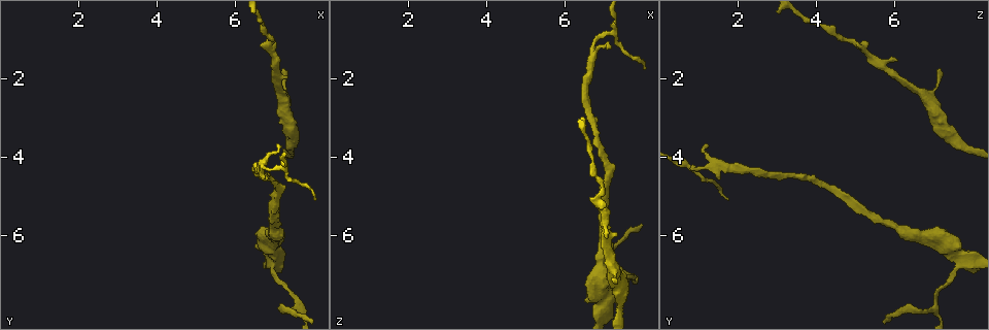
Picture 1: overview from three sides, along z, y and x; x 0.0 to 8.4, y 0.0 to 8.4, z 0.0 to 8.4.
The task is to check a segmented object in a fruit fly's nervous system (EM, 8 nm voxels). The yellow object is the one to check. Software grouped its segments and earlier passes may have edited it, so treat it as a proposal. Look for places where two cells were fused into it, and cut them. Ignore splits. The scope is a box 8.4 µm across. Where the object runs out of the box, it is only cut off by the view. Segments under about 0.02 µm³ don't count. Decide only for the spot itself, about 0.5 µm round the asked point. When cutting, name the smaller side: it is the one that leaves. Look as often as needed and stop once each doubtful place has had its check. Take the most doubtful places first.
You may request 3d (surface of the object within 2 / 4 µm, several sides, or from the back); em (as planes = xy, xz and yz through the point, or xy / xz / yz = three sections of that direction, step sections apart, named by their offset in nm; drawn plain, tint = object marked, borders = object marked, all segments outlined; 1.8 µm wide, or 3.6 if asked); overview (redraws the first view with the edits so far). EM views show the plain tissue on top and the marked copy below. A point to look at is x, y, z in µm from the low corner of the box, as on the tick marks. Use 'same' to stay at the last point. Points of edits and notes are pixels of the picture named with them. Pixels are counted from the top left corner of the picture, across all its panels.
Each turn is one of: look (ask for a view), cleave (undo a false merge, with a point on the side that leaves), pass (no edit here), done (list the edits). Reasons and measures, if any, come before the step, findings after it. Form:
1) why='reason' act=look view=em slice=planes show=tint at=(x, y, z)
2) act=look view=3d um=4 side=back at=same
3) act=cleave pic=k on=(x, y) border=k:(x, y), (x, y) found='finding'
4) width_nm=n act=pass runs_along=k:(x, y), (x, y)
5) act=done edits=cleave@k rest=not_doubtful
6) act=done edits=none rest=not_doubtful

why='three arms meet' act=look view=3d um=2 at=(7.00, 6.55, 7.60)

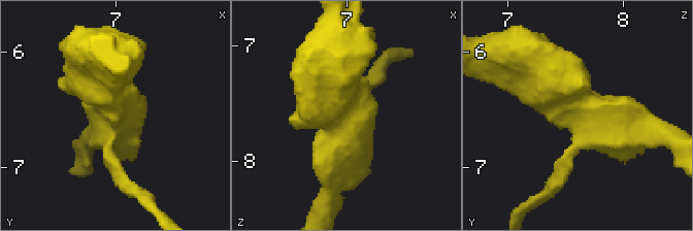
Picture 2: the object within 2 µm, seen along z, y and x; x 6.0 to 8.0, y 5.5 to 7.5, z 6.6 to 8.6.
arms=3 act=look view=em um=3.6 slice=planes show=tint at=(7.04, 6.56, 7.66)

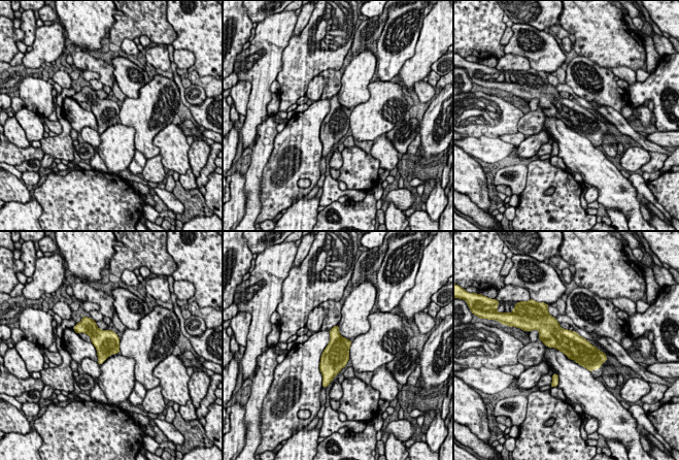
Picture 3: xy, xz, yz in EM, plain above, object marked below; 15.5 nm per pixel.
act=pass found='all the same cell'

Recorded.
why='sharp bend' act=look view=em um=3.6 slice=yz step=8 show=tint at=(7.50, 7.80, 7.00)

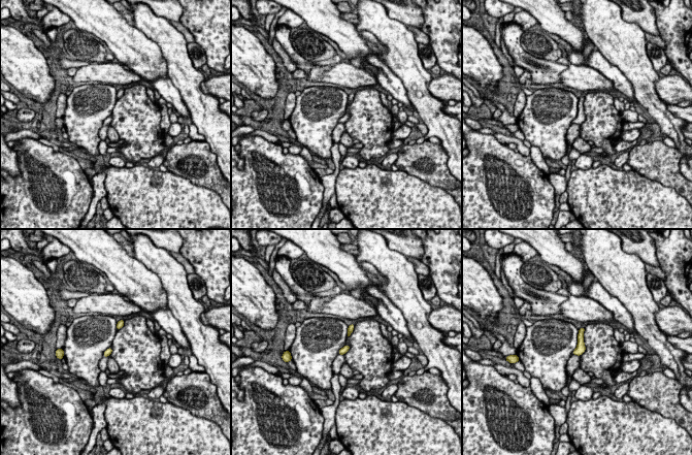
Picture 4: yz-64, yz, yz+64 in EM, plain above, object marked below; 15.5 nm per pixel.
act=pass runs_along=4:(582, 329), (579, 353) found='continuous, no second cell'

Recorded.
why='thin neck' act=look view=em slice=planes show=borders at=(6.95, 1.00, 4.70)

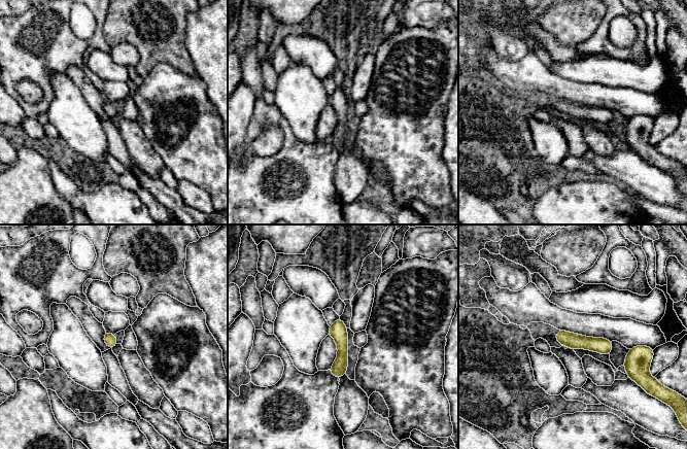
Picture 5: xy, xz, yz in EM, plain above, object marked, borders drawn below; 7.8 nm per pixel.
act=pass found='all the same cell'

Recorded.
act=look view=em slice=xz step=4 show=tint at=(7.15, 2.35, 6.65)

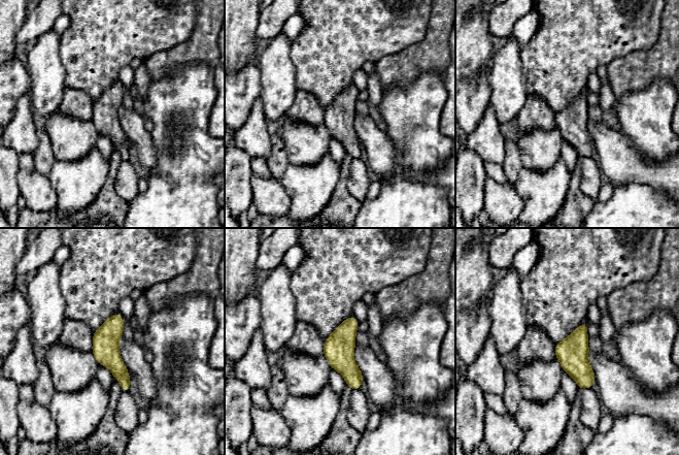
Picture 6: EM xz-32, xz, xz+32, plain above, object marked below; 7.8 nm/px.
why='cut it another way' act=look view=em slice=planes show=borders at=same

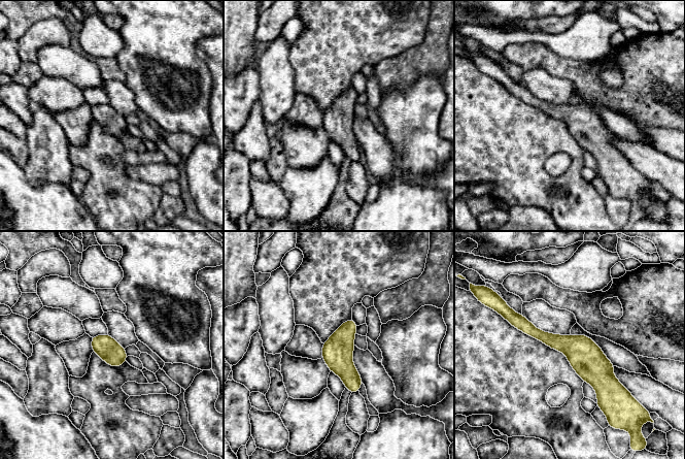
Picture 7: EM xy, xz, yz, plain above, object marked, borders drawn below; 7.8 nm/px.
act=pass runs_along=7:(516, 317), (566, 343), (602, 399) found='continuous, no second cell'

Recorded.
why='calibre changes' act=look view=3d um=2 at=(6.70, 4.20, 1.25)

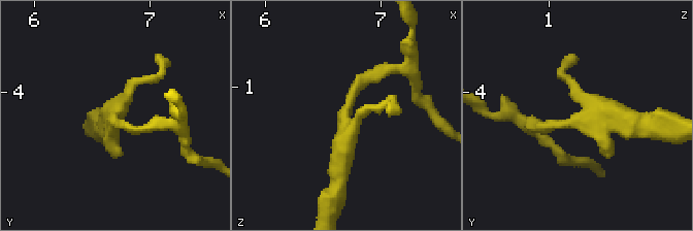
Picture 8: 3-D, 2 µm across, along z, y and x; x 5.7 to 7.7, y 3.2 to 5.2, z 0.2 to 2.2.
act=look view=em slice=yz step=4 show=tint at=(6.72, 4.26, 1.26)

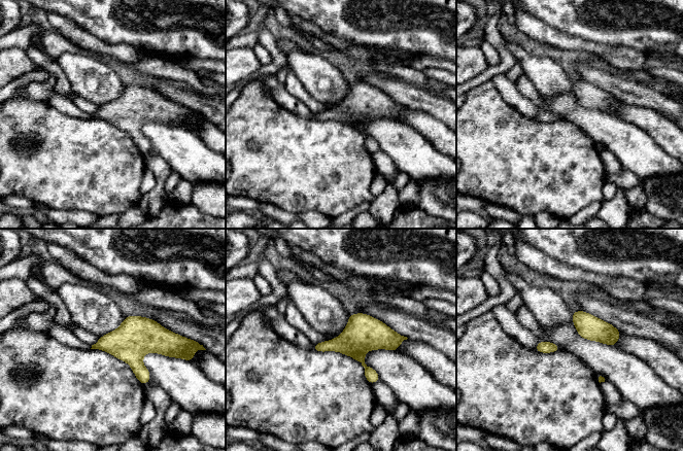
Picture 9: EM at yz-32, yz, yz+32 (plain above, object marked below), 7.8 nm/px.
why='another direction' act=look view=em slice=planes show=tint at=same

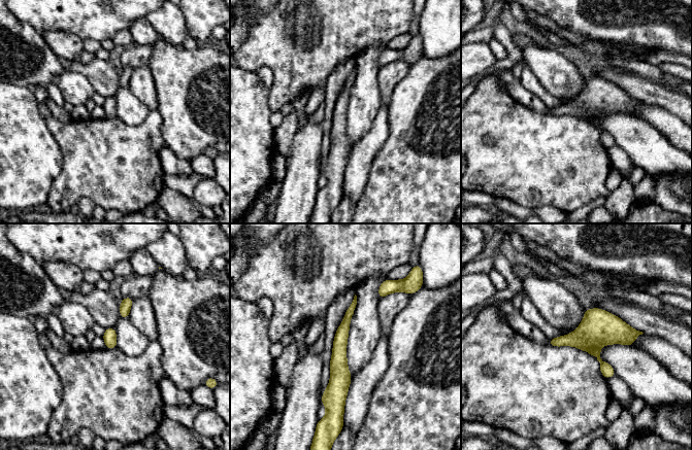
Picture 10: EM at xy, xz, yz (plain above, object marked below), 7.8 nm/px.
act=pass runs_along=10:(352, 307), (339, 343), (340, 401) found='continuous, no second cell'

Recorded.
act=done edits=none rest=not_doubtful

